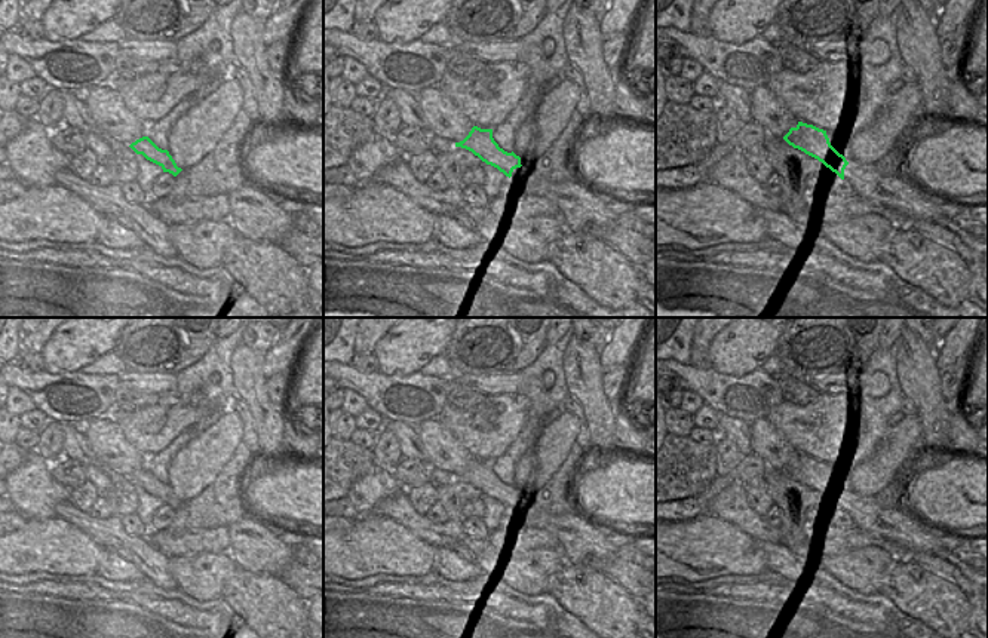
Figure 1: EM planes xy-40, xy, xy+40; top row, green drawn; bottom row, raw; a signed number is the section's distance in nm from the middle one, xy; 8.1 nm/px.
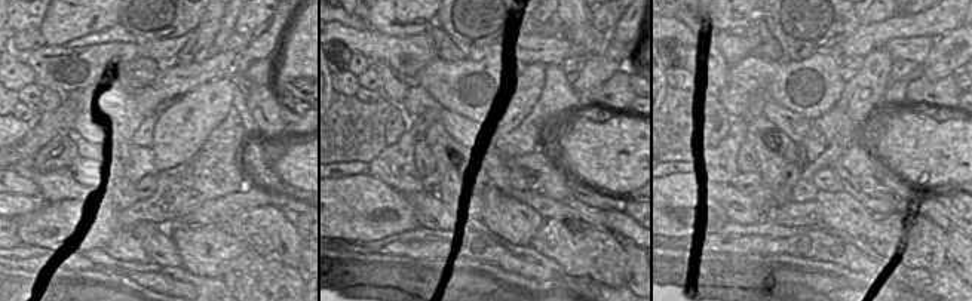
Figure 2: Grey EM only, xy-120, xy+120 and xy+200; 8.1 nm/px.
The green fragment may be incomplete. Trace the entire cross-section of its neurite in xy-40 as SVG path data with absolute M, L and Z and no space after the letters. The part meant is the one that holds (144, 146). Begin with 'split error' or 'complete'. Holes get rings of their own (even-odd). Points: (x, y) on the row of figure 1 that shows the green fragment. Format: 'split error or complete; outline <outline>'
complete; outline M142 137L129 145L136 154L142 154L147 160L159 165L163 172L177 177L182 169L177 166L168 150L159 148L148 137Z

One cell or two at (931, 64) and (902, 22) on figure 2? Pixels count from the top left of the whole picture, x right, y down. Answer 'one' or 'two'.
two

